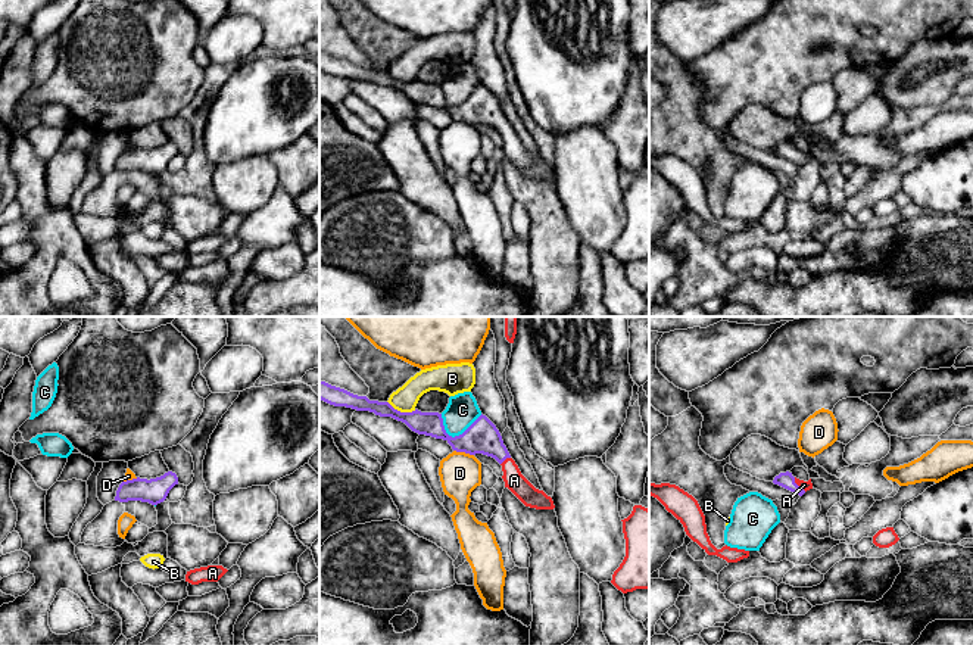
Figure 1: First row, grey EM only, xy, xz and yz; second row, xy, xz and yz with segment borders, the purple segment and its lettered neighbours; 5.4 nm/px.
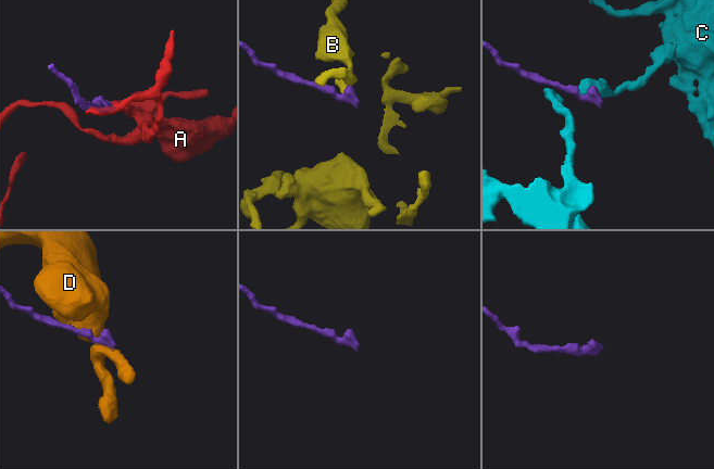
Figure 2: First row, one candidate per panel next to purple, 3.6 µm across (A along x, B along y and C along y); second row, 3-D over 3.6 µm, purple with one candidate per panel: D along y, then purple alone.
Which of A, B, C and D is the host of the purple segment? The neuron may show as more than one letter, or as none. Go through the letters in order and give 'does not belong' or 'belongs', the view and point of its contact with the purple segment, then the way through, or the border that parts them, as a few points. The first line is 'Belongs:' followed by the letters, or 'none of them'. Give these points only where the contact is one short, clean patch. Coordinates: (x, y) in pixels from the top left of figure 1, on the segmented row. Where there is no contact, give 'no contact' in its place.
Belongs: A
A: belongs; contact yz (797, 485); way yz (786, 480), (797, 485), (804, 485)
B: does not belong; contact xz (402, 413); border xz (387, 401), (401, 411), (415, 410)
C: does not belong; contact xz (457, 436); border xz (482, 414), (461, 433), (454, 436), (446, 432), (440, 417)
D: does not belong; contact xz (464, 451); border xz (454, 449), (473, 455)

